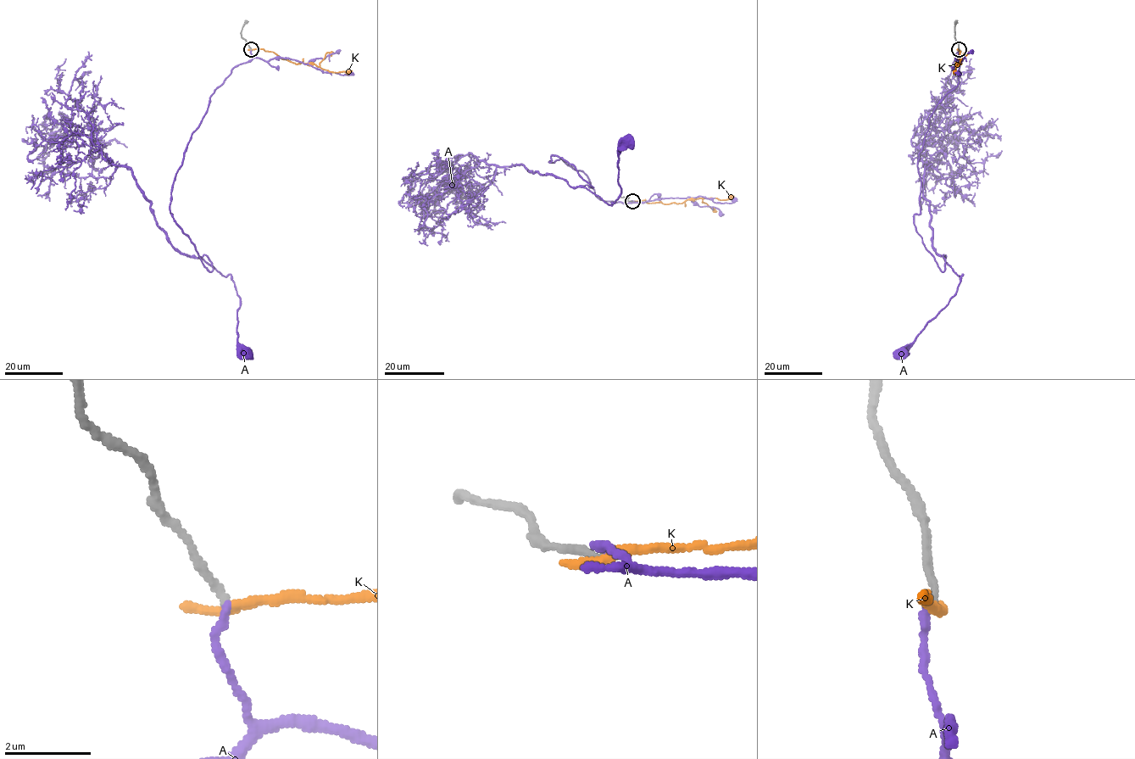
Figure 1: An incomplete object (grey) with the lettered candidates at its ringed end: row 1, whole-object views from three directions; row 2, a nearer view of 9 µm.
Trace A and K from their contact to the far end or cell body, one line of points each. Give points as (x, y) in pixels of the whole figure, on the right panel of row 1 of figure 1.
A: (959, 49), (957, 85), (934, 109), (918, 154), (914, 220), (942, 271), (943, 254), (962, 275), (901, 354)
K: (959, 49), (961, 58), (955, 72)

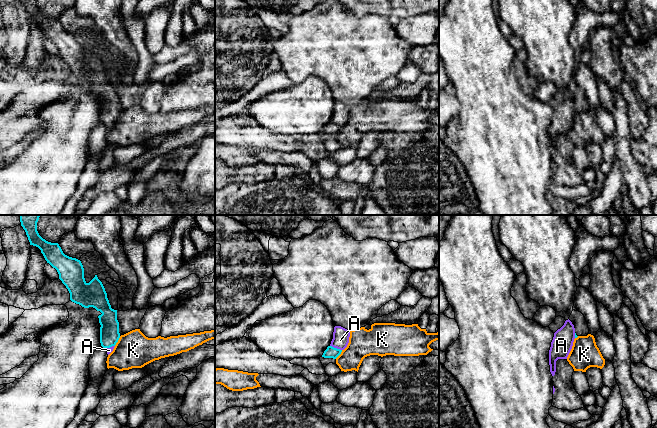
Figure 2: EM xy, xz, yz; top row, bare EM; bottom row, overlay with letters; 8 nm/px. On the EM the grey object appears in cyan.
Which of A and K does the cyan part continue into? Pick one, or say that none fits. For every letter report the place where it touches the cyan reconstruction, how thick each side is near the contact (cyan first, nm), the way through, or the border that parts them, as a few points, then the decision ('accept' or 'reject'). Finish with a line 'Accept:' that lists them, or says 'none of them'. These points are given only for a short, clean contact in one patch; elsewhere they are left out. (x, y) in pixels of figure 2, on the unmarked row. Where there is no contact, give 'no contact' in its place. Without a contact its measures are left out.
A: xz (336, 124) | 90/130 nm | across xz (331, 128), (336, 124), (340, 116) | accept
K: xy (117, 117) | 160/280 nm | along xy (120, 112), (114, 121) | reject
Accept: A

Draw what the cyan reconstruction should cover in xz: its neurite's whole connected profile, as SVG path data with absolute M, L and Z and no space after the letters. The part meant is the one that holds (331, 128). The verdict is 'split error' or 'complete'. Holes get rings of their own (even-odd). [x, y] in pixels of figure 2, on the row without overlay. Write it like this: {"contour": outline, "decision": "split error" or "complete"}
{"contour": "M335 102L333 115L331 120L324 127L322 133L336 135L349 119L350 107L341 103Z", "decision": "split error"}

